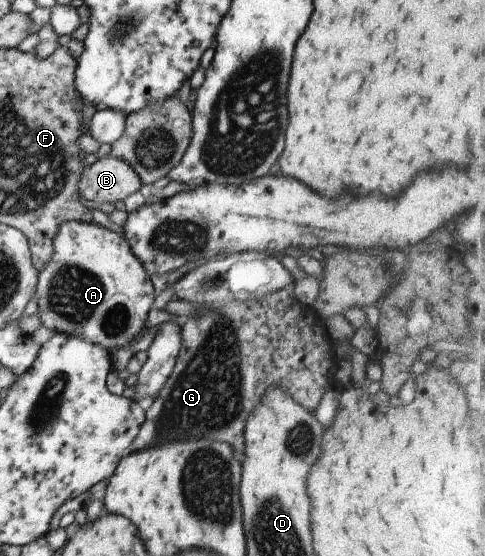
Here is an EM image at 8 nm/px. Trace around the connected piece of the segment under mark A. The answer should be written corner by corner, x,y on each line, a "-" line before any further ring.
67,221
58,226
52,238
50,260
38,271
34,292
40,326
57,333
75,335
113,353
129,344
145,326
147,312
153,306
152,282
125,239
93,222

